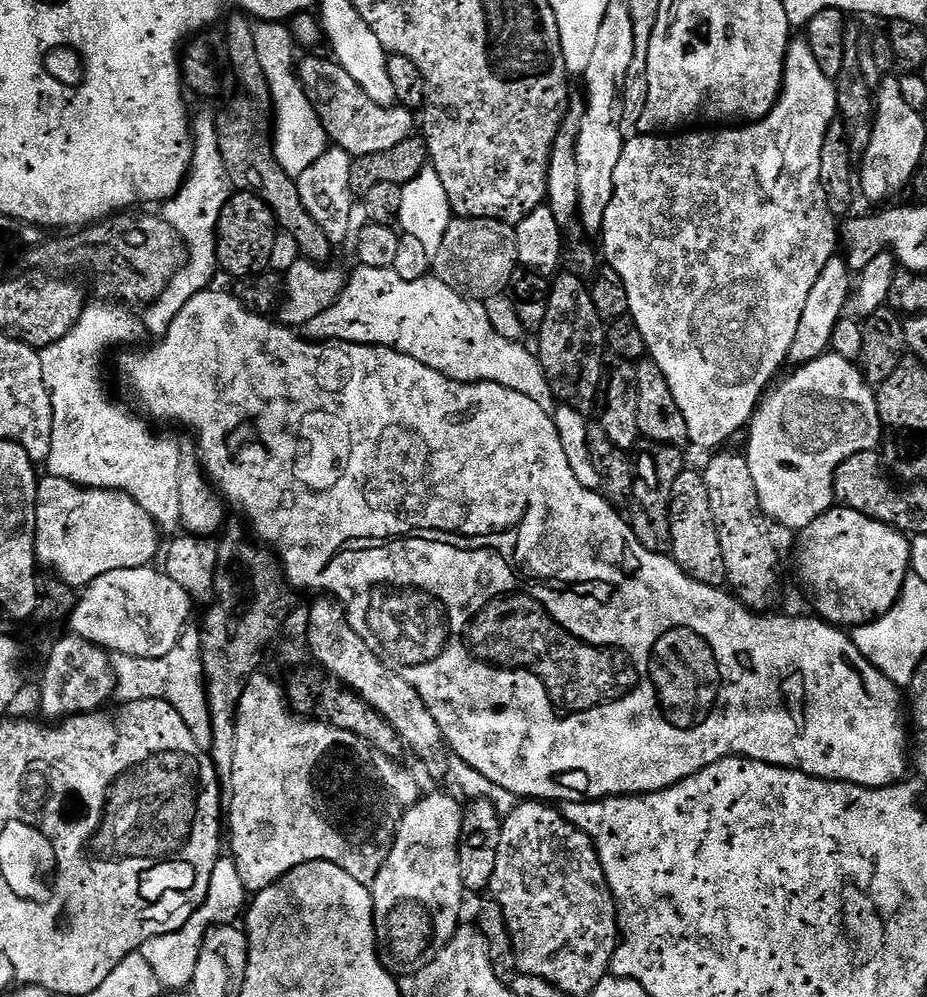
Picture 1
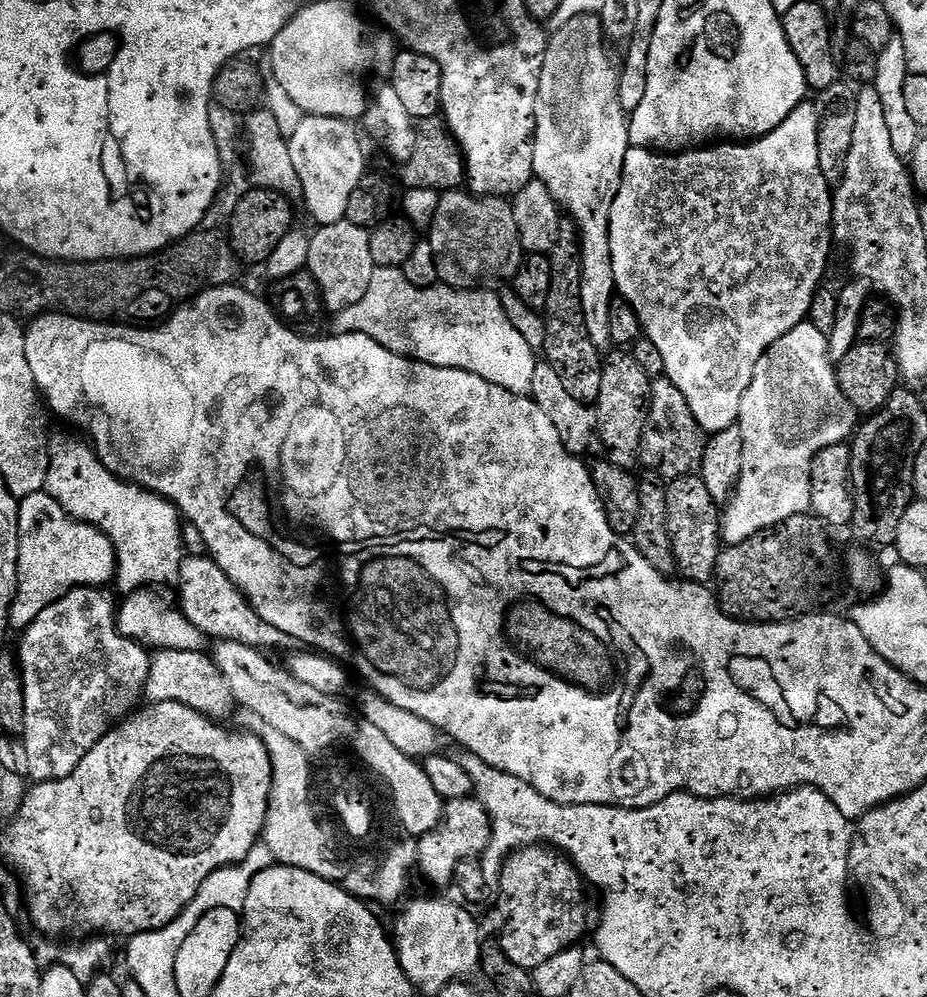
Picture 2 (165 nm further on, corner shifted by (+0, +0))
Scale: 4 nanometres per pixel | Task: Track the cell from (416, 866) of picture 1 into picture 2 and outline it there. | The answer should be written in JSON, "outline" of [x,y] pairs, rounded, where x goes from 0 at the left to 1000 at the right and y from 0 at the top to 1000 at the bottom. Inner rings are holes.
{"outline":[[[512,800],[484,802],[479,808],[479,821],[475,827],[452,840],[449,852],[451,875],[472,890],[479,891],[489,886],[494,865],[517,860],[531,844],[531,825],[522,810]]]}

